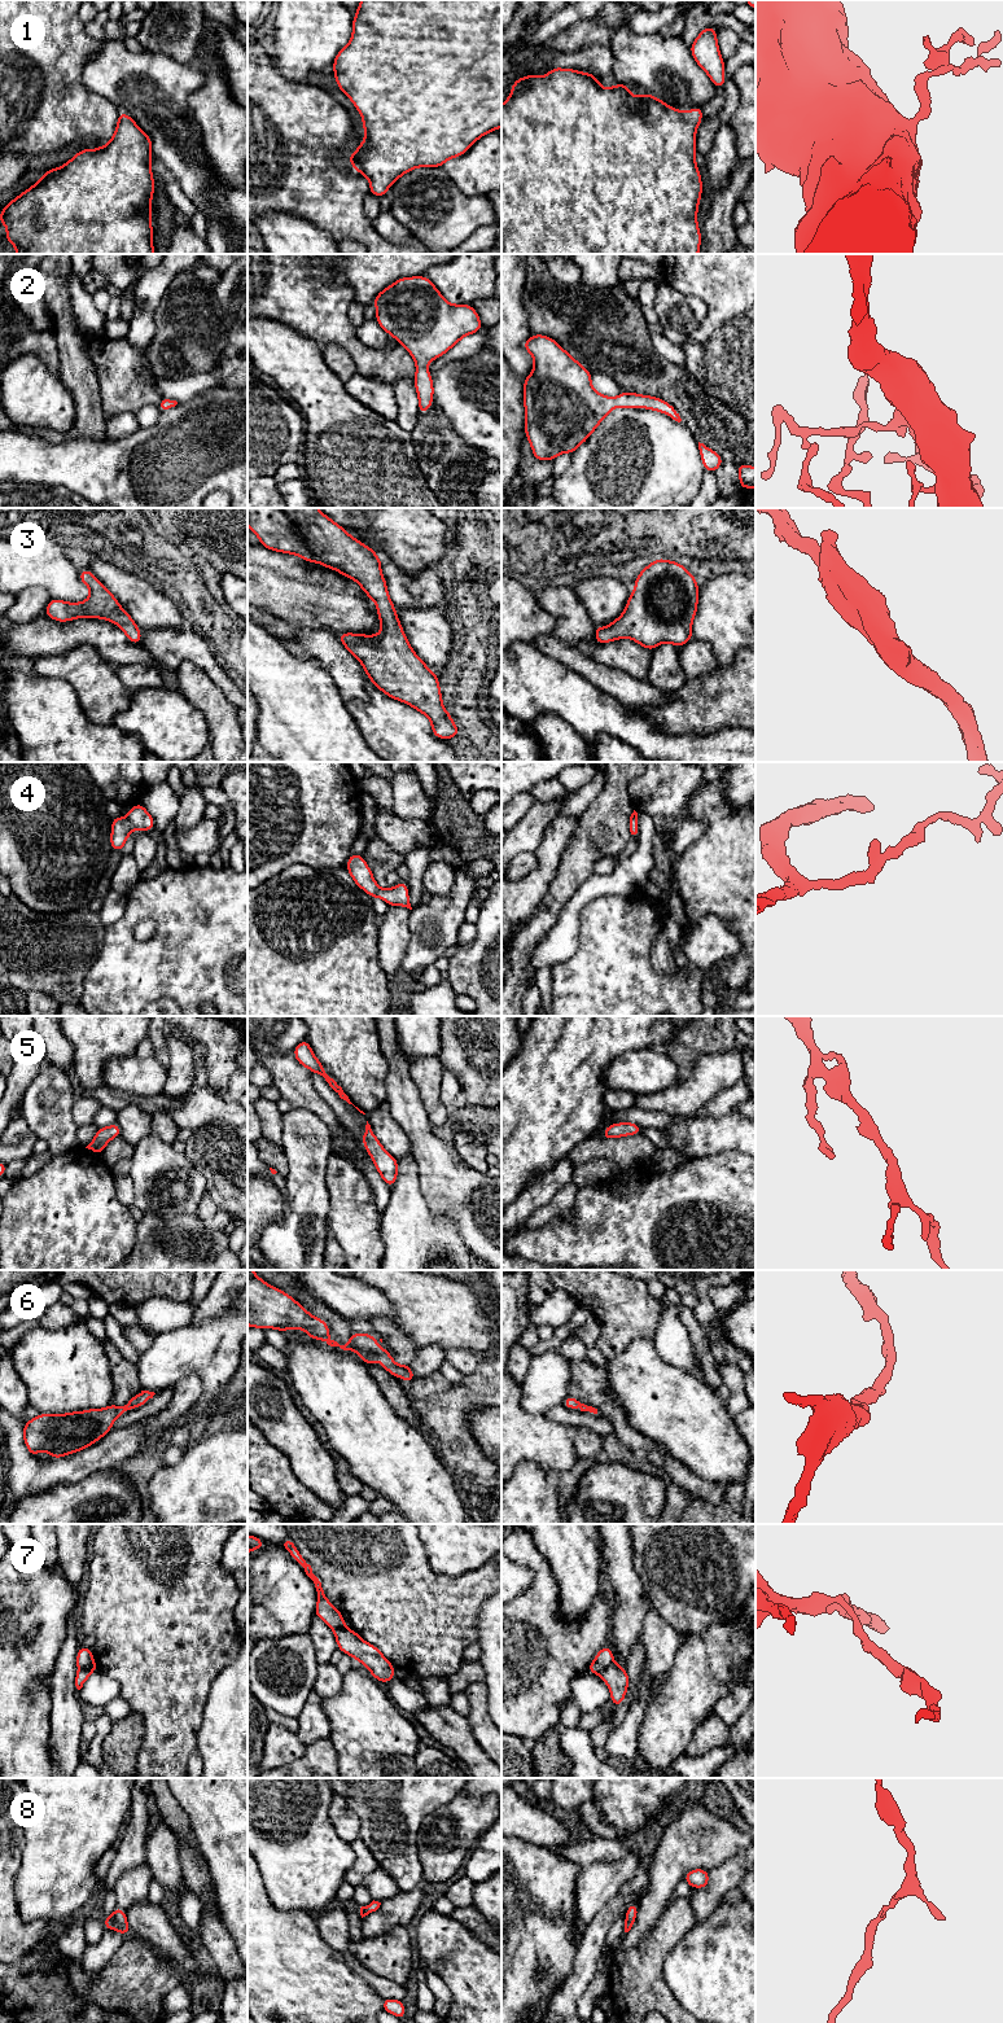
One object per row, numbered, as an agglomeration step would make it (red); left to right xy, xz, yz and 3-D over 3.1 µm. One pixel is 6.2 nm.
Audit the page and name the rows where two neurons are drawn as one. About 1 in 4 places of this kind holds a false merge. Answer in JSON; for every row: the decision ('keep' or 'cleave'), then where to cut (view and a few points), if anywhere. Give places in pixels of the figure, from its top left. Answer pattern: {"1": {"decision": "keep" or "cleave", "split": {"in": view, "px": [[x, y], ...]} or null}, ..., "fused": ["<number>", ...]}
{"1": {"decision": "keep", "split": null}, "2": {"decision": "keep", "split": null}, "3": {"decision": "keep", "split": null}, "4": {"decision": "keep", "split": null}, "5": {"decision": "keep", "split": null}, "6": {"decision": "keep", "split": null}, "7": {"decision": "cleave", "split": {"in": "yz", "px": [[613, 1660], [599, 1675]]}}, "8": {"decision": "keep", "split": null}, "fused": ["7"]}

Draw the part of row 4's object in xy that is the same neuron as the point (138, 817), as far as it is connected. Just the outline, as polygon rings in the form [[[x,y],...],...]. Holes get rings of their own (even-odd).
[[[136,803],[124,818],[111,818],[110,845],[114,851],[121,851],[132,831],[140,828],[150,832],[154,828],[154,819],[144,805]]]

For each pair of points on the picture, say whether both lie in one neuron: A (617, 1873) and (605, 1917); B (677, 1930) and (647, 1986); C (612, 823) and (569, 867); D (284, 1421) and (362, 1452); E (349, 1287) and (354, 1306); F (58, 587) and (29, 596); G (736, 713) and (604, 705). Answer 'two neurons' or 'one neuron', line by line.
A: two neurons
B: one neuron
C: one neuron
D: two neurons
E: one neuron
F: one neuron
G: two neurons

